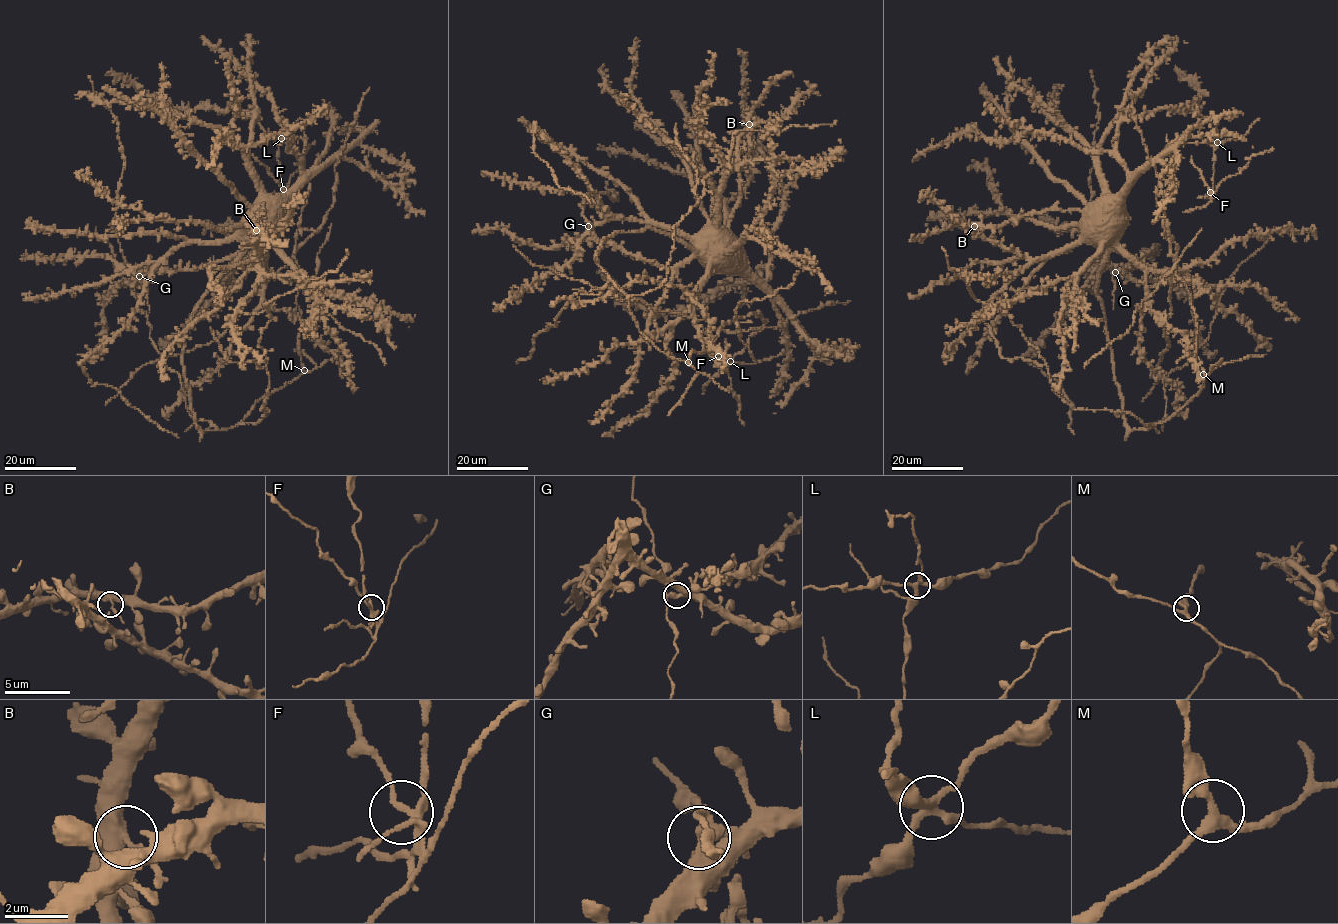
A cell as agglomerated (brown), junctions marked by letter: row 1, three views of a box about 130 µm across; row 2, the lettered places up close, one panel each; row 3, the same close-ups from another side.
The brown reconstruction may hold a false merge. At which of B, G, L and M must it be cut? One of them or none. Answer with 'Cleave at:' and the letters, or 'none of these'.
Cleave at: L

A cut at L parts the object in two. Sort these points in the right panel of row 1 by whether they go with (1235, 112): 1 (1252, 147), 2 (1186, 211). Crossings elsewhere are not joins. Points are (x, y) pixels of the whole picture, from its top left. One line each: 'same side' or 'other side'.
1: same side
2: other side

